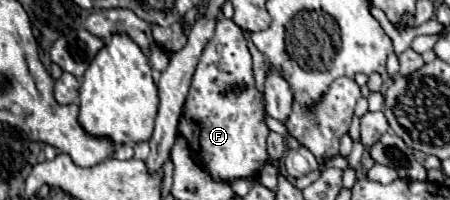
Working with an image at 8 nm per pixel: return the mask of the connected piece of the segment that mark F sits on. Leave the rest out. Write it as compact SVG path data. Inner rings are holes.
M220 16L214 36L200 54L178 122L178 136L186 138L190 150L218 182L254 178L260 166L268 162L266 138L270 130L264 122L264 98L256 90L252 56L246 44L246 34L230 18Z

